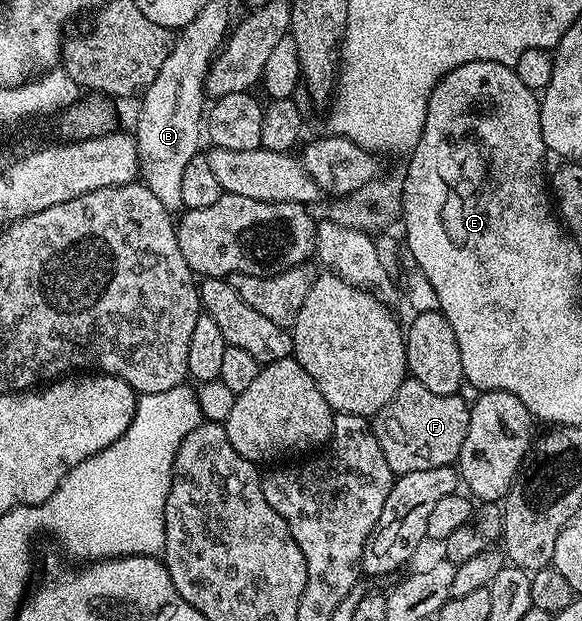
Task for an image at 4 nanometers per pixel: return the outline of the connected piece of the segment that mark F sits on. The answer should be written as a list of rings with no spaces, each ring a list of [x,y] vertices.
[[[405,379],[402,387],[378,411],[371,422],[372,434],[386,455],[393,474],[410,471],[430,471],[430,467],[446,467],[457,460],[462,451],[462,439],[466,439],[466,427],[470,427],[470,405],[460,395],[434,395],[422,383]]]

